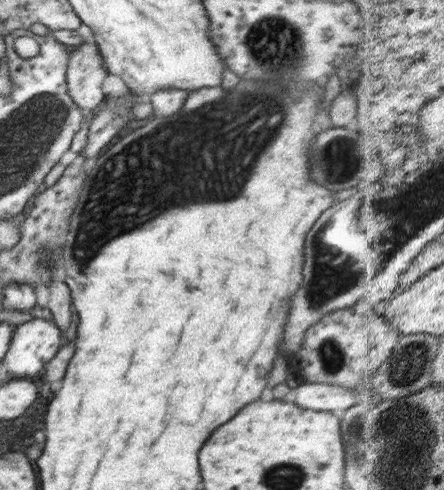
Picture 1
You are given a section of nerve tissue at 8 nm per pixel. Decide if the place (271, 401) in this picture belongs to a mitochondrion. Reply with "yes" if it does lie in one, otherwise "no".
no

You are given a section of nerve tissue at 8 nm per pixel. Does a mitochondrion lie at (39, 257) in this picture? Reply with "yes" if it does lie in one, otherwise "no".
yes

